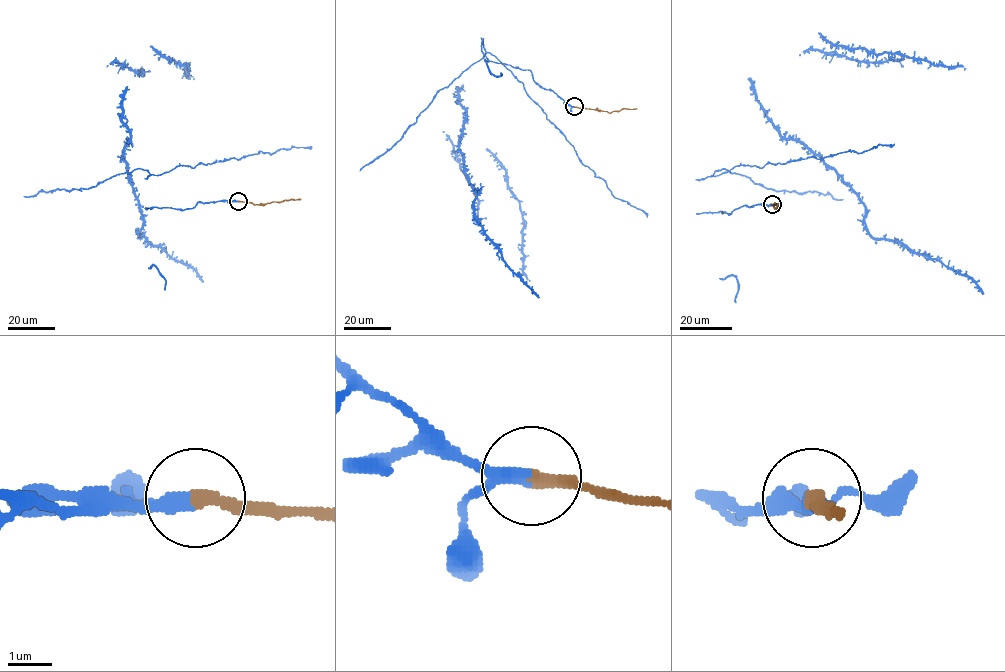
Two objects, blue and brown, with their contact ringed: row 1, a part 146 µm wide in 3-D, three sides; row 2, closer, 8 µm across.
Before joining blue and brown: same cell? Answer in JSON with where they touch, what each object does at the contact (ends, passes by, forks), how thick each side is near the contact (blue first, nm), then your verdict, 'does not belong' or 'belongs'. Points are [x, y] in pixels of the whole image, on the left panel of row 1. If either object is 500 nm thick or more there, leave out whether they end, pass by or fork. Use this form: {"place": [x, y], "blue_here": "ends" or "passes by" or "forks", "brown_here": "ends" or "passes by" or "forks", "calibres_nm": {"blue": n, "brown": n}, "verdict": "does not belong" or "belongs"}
{"place": [238, 201], "blue_here": "passes by", "brown_here": "ends", "calibres_nm": {"blue": 240, "brown": 300}, "verdict": "belongs"}

